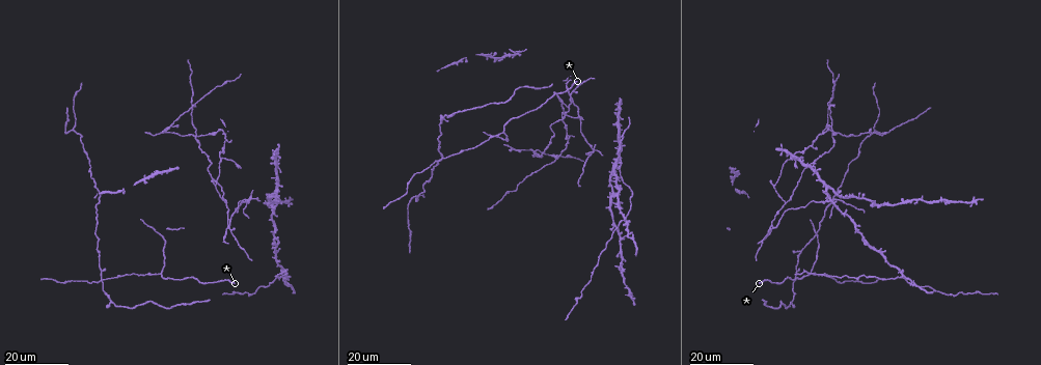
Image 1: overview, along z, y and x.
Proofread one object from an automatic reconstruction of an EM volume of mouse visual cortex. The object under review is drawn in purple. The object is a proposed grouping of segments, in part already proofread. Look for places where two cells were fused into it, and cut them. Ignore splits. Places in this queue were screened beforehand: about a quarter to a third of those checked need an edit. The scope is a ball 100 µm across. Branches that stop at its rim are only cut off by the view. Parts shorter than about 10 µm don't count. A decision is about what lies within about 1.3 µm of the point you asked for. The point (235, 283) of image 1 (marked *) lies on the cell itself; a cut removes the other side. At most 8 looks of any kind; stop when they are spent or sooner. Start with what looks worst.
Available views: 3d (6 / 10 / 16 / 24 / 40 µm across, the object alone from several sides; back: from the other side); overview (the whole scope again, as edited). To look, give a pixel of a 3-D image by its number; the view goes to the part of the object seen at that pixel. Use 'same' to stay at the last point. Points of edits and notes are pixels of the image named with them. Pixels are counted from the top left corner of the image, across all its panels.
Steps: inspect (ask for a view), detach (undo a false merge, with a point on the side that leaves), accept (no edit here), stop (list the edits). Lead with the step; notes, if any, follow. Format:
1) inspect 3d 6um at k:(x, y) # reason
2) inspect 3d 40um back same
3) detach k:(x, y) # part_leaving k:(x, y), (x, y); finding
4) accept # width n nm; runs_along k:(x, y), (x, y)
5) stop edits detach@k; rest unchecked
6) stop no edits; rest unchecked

inspect 3d 16um at 1:(776, 184) # arms part here

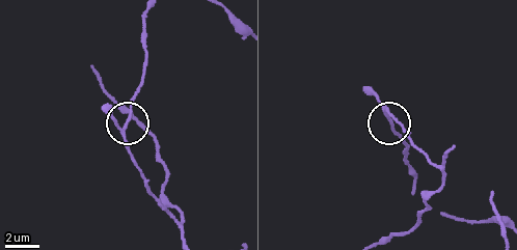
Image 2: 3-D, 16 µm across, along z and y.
inspect 3d 10um at 2:(123, 132)

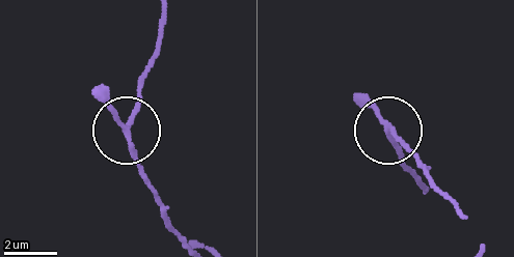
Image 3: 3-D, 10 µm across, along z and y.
detach 3:(139, 100) # arms 3; part_leaving 3:(124, 130), (157, 45), (159, 18); a second cell is stuck on

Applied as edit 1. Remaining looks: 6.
inspect 3d 16um at 1:(567, 107) # a fork

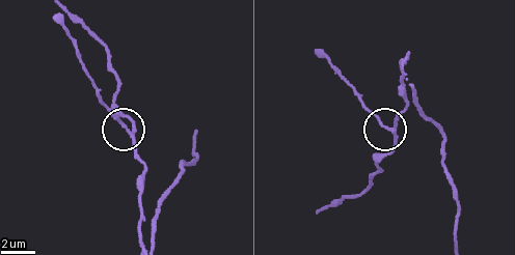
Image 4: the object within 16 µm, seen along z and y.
inspect 3d 6um at 4:(128, 132) # zoom in

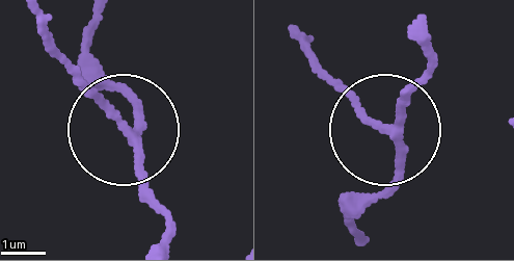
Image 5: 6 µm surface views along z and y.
inspect 3d 6um back at 5:(390, 132)

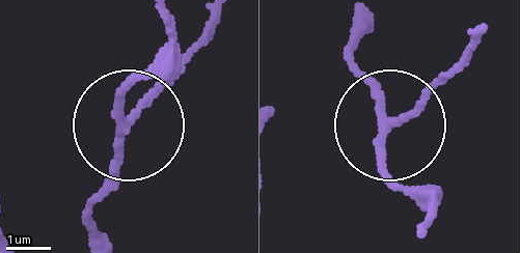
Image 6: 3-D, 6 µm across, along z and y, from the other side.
accept # runs_along 6:(99, 236), (91, 215), (117, 136), (211, 39); all the same cell

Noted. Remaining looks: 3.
inspect 3d 16um at 1:(190, 109) # two arms in line, one across

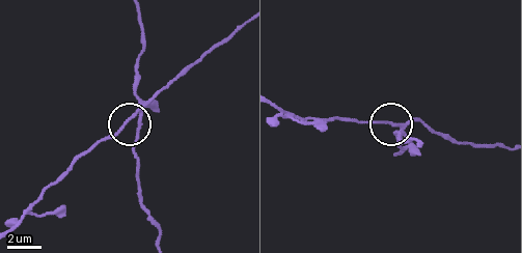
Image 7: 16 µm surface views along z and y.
inspect 3d 6um at 7:(132, 116)

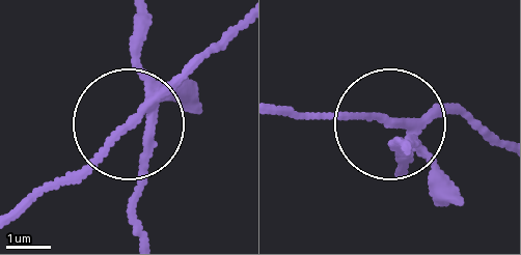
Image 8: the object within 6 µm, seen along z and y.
detach 8:(107, 144) # width 150 nm; two cells meet here

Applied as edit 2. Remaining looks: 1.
stop edits detach@3, detach@8; rest unchecked

